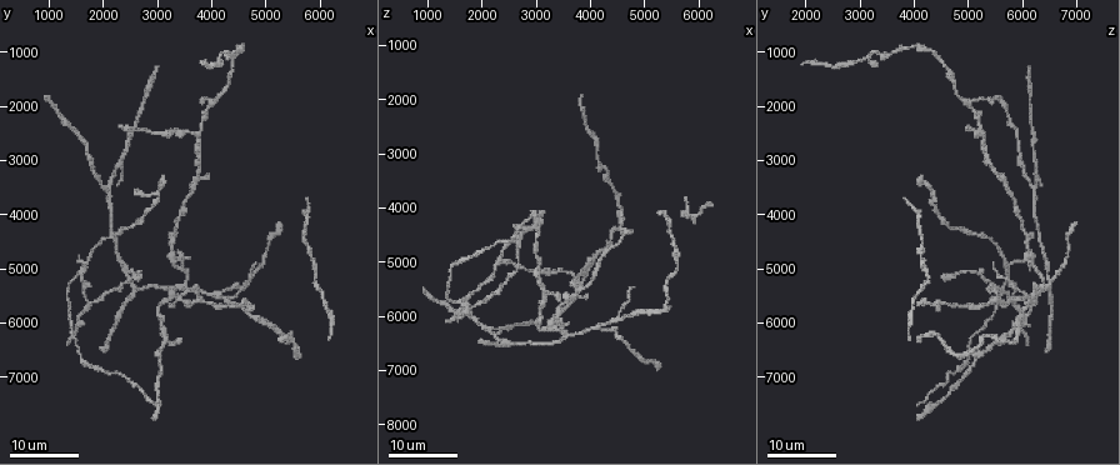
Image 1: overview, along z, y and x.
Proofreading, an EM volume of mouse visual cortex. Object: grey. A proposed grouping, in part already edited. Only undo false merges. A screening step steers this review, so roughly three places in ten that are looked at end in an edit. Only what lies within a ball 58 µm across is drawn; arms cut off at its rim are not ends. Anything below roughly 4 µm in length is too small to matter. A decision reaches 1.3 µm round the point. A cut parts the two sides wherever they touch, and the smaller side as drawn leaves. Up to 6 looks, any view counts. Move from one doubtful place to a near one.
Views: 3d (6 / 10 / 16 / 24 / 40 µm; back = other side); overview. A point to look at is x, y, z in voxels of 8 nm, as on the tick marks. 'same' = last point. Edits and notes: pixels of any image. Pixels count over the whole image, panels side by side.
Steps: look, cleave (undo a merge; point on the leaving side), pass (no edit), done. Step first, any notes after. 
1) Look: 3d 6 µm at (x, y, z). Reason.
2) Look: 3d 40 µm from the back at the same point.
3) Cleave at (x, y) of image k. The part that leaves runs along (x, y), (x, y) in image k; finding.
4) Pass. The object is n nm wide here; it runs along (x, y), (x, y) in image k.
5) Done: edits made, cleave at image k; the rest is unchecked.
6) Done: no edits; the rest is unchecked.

Look: 3d 24 µm at (5450, 6200, 4200). Thick turns thin.

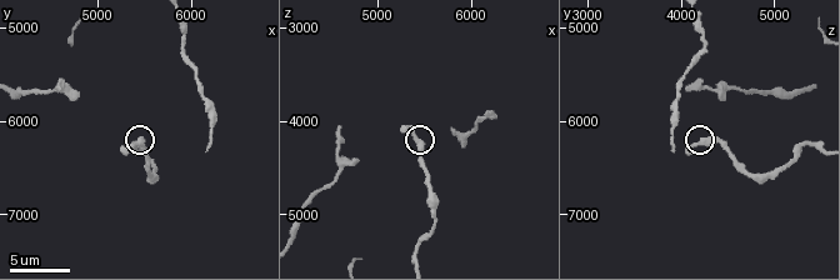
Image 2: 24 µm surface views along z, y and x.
Look: 3d 6 µm at (5500, 6200, 4250).

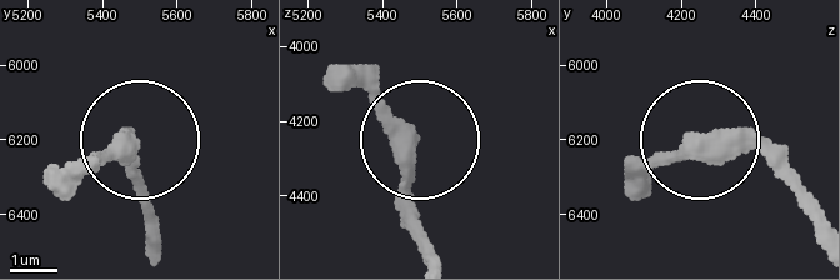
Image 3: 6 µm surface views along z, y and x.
Pass. The object is 390 nm wide here; all the same neuron.

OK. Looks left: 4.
Look: 3d 24 µm at (3550, 5450, 6350). Four-way junction.

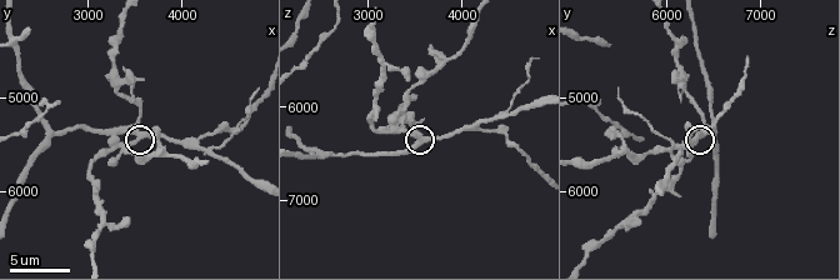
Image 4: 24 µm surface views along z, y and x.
Look: 3d 10 µm at (3600, 5400, 6400).

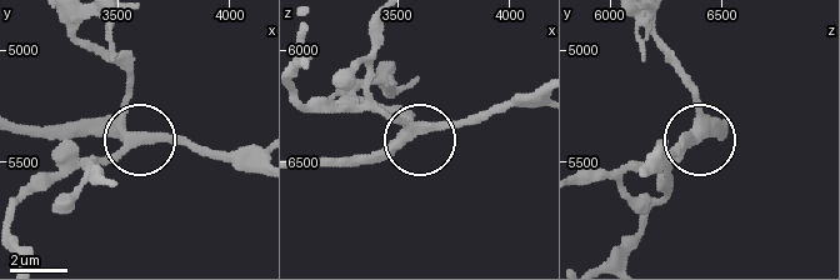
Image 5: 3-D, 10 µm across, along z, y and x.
Pass. It runs along (25, 198), (69, 171), (105, 164), (140, 138), (195, 145) in image 5; all the same neuron.

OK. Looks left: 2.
Look: 3d 16 µm at (1650, 5100, 5750).

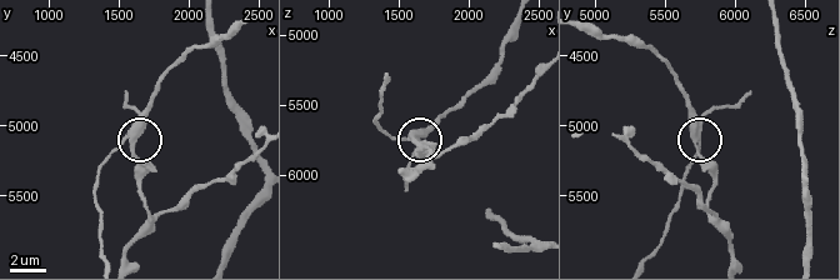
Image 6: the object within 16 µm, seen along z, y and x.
Look: 3d 6 µm at (1600, 5120, 5720).

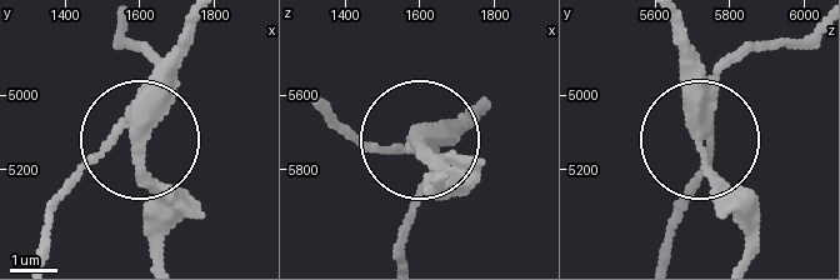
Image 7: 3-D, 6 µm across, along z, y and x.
Cleave at (144, 41) of image 7. The object is 300 nm wide here; the part that leaves runs along (135, 103), (123, 134), (55, 206), (39, 254) in image 7; two neurons meet here.

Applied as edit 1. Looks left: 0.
Done: edits made, cleave at image 7; the rest is unchecked.

